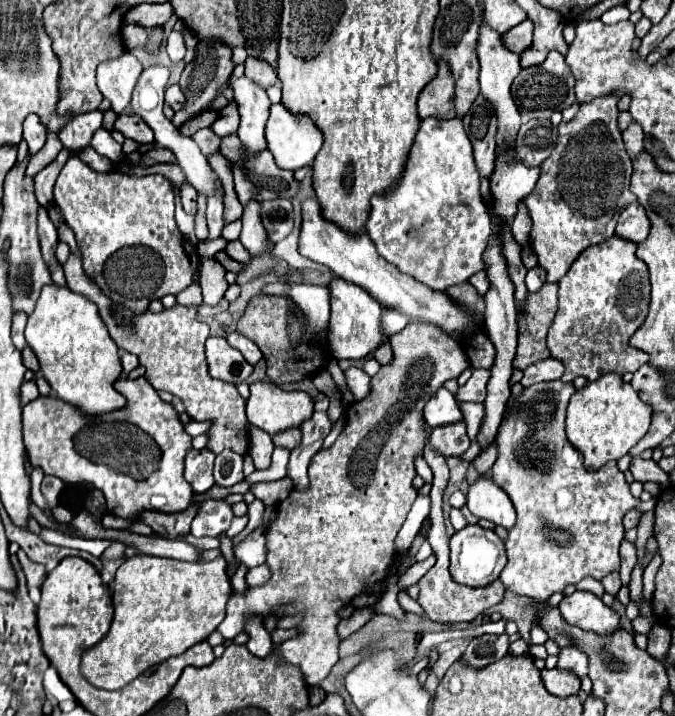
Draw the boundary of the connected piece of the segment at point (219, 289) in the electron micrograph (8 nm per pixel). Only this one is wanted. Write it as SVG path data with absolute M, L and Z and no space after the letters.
M202 259L200 287L202 287L202 297L206 305L216 305L224 297L224 291L228 289L224 275L226 275L226 269L216 259Z

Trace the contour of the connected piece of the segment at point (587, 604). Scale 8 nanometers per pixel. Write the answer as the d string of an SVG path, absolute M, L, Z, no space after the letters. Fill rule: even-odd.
M574 591L572 595L566 595L560 601L560 613L562 617L580 629L594 631L594 633L612 633L618 625L618 615L614 609L606 607L596 595L588 591Z

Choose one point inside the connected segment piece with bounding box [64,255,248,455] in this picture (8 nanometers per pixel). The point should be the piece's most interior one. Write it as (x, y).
(170, 344)

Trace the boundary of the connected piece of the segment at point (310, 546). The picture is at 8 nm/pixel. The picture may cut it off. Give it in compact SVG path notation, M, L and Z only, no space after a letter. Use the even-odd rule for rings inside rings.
M410 323L400 333L390 337L394 361L384 365L372 377L372 393L364 401L356 401L348 407L348 421L336 443L328 449L318 451L308 467L310 485L304 491L292 489L288 499L276 505L276 519L266 529L266 565L272 573L270 581L258 587L248 587L244 593L232 593L226 605L226 617L218 625L218 631L232 641L254 615L290 617L302 613L302 621L296 625L298 635L276 647L280 663L296 665L308 685L318 685L338 661L338 631L340 609L352 601L354 595L366 587L384 581L396 559L394 539L418 497L412 487L416 475L414 455L424 449L424 403L444 385L444 381L458 377L468 365L468 359L448 333L432 323Z

